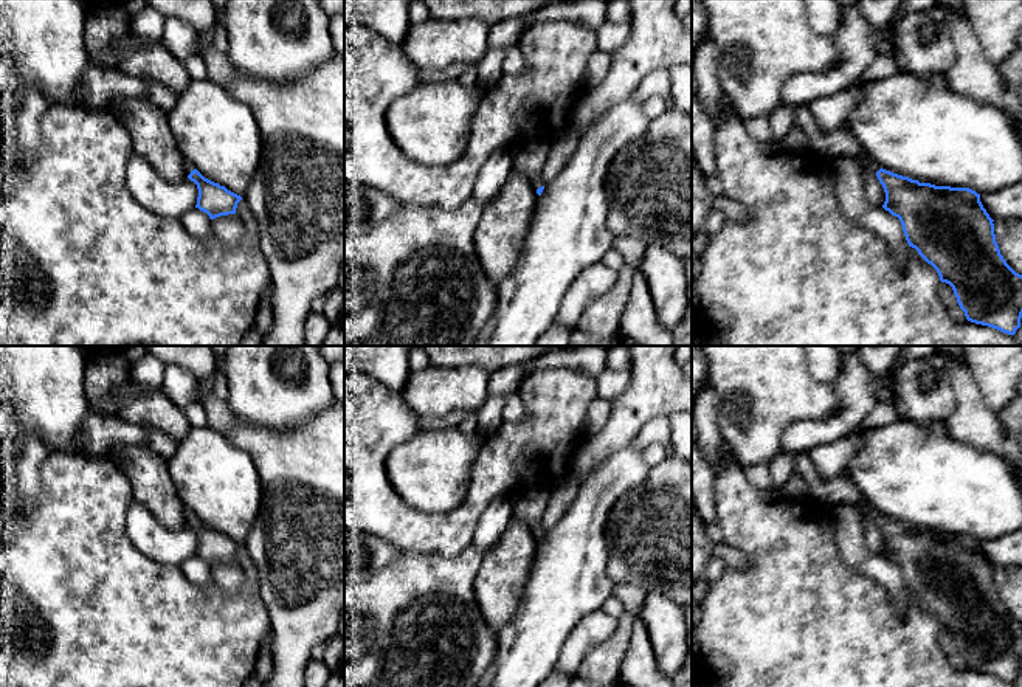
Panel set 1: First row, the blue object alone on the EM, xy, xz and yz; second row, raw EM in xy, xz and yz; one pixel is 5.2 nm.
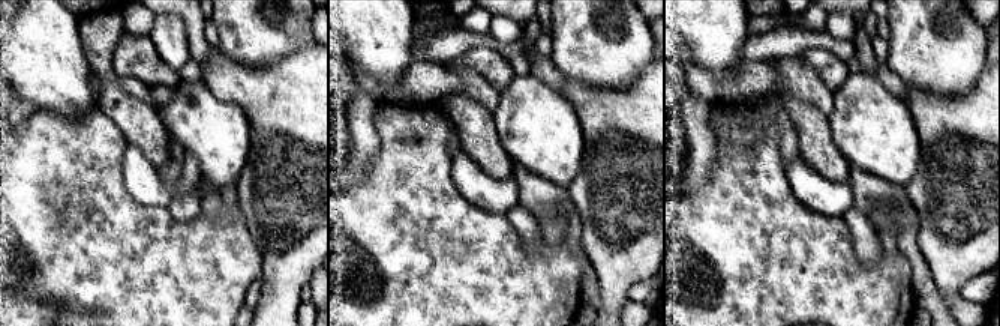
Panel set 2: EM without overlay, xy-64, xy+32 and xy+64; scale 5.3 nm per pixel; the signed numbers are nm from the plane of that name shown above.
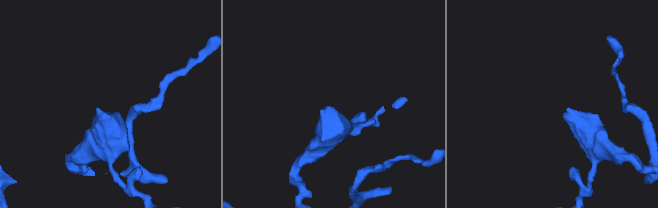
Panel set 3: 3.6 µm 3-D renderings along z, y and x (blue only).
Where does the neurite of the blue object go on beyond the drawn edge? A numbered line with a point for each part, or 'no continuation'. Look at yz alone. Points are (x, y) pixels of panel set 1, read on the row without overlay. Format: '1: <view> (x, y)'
1: yz (827, 493)

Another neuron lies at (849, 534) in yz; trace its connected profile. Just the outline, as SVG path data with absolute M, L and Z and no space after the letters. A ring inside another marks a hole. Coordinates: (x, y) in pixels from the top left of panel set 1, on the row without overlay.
M842 502L830 510L833 535L844 563L855 572L878 582L889 594L898 616L904 616L909 603L903 572L898 564L867 547L864 518L855 504Z

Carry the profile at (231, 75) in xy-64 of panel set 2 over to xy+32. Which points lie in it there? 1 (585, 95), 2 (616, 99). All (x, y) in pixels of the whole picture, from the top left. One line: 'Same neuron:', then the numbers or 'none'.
Same neuron: 1, 2

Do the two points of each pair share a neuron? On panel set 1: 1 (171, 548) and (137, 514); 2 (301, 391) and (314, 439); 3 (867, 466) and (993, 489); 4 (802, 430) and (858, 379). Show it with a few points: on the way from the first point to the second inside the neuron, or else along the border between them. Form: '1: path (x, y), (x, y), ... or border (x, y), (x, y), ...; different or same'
1: path (162, 540), (145, 523); same
2: border (328, 405), (295, 428), (273, 428); different
3: path (898, 467), (920, 479), (962, 489); same
4: path (822, 430), (830, 430), (855, 405), (856, 399); same

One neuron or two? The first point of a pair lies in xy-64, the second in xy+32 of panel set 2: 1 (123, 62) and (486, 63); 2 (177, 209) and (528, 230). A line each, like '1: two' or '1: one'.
1: one
2: one

